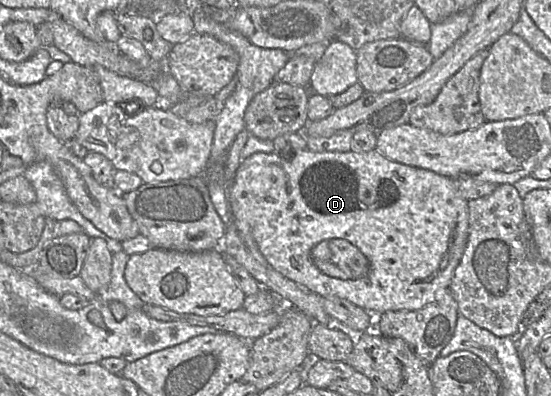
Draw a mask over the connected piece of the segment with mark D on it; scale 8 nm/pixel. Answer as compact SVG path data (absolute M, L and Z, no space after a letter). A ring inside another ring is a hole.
M301 150L290 160L276 153L257 152L240 163L228 186L231 221L240 232L250 232L269 264L287 279L324 298L346 299L362 309L380 315L387 311L419 310L435 301L438 292L450 287L468 240L468 201L459 193L456 179L441 176L431 170L401 164L386 158L378 150L368 152L312 152Z

